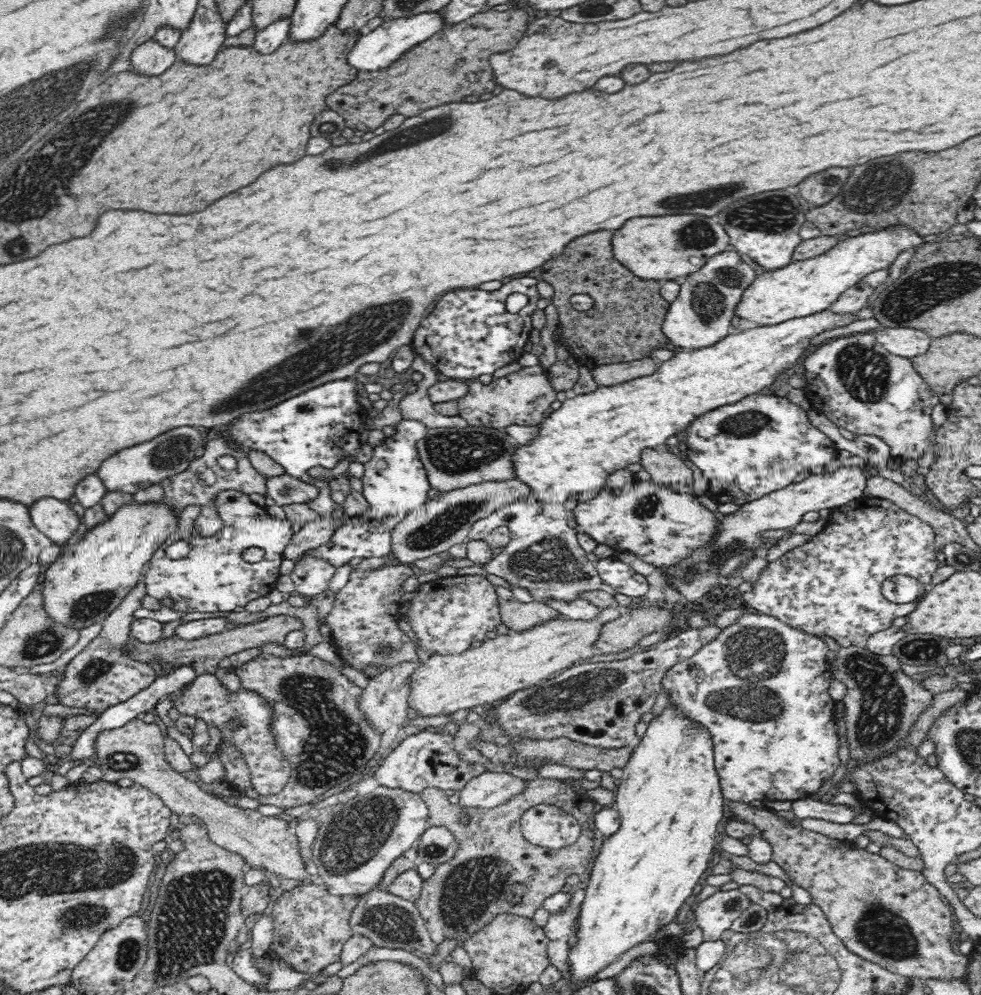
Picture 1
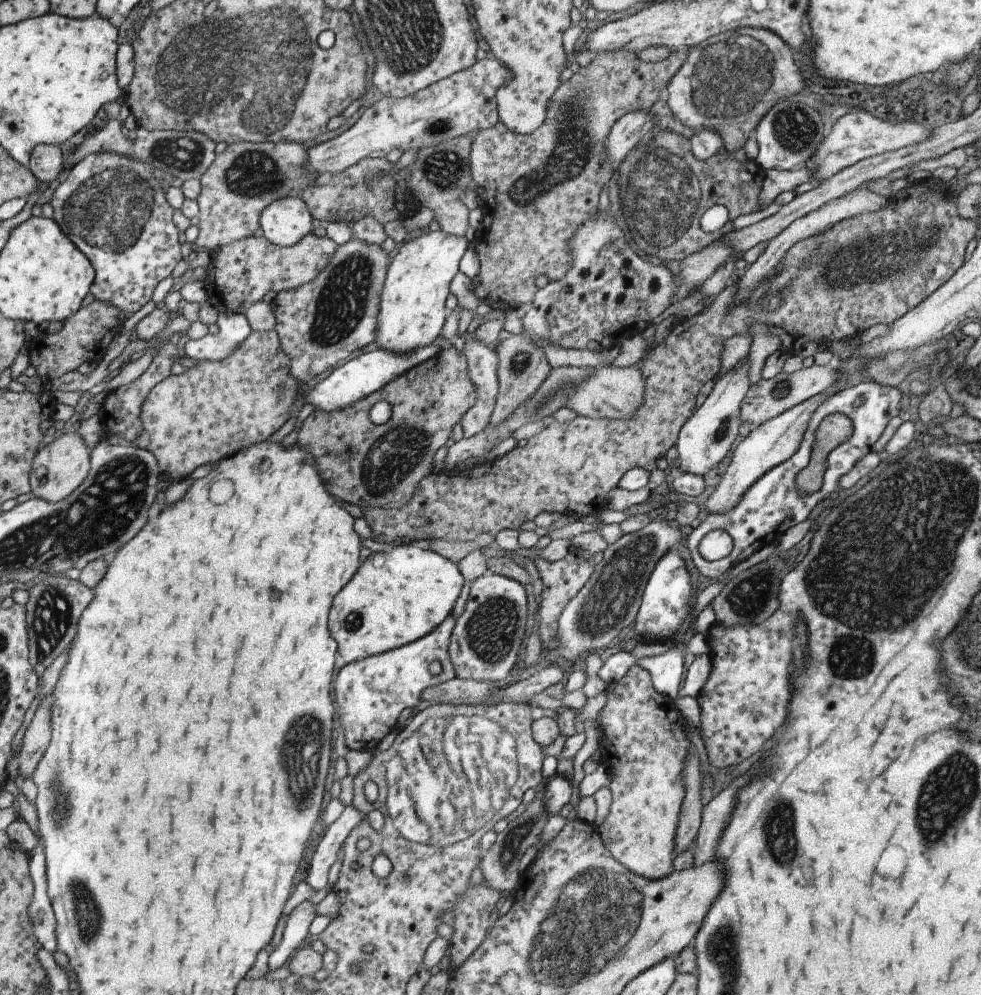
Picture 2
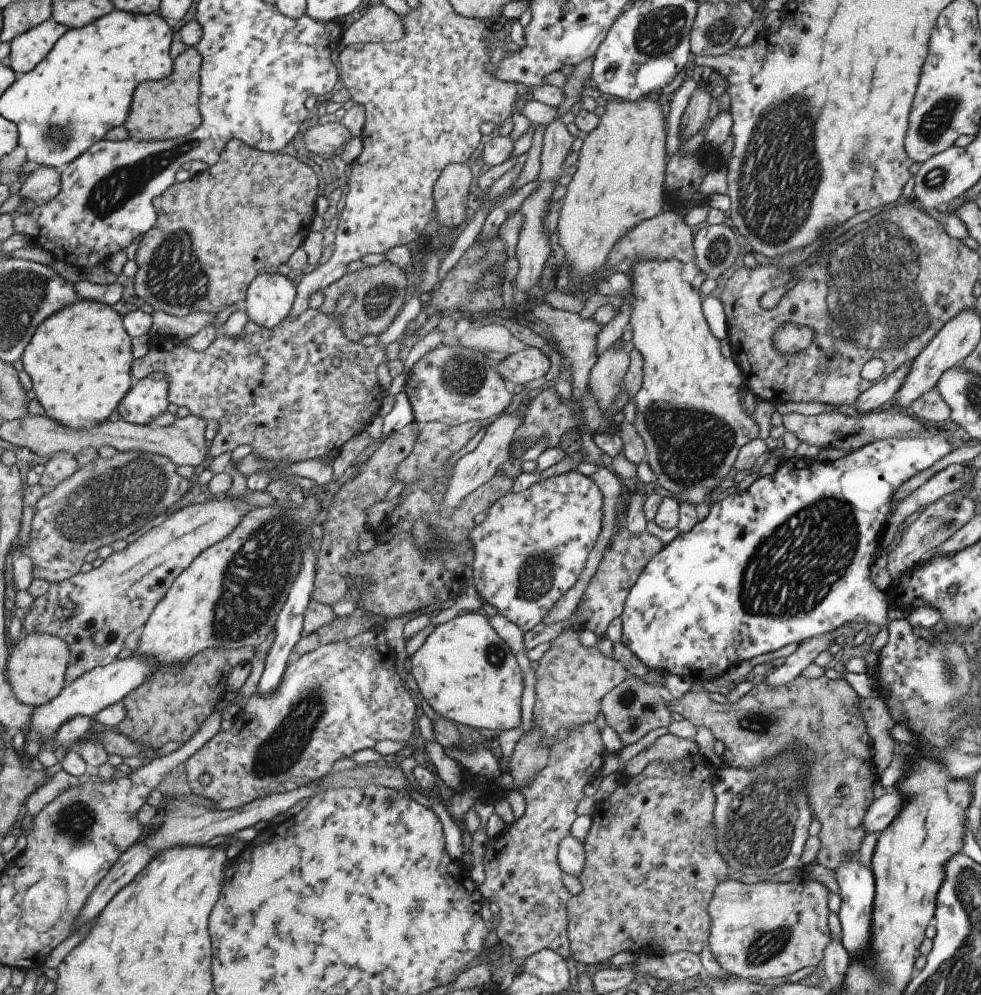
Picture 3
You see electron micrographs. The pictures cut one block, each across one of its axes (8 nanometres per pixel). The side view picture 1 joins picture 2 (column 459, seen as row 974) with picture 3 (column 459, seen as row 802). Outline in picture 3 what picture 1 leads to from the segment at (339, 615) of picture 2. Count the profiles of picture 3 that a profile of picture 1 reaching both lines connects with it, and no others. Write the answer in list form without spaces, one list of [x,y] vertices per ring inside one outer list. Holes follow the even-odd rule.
[[[464,612],[450,620],[435,625],[419,648],[409,658],[411,676],[421,694],[420,702],[430,715],[462,724],[464,727],[486,730],[515,728],[521,716],[519,700],[523,690],[522,674],[507,644],[489,625],[482,612]]]

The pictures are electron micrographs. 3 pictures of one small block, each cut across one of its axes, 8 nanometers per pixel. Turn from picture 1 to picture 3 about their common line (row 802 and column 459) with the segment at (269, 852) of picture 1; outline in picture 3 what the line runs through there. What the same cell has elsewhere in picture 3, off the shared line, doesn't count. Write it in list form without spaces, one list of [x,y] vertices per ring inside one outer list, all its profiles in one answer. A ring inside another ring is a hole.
[[[466,163],[448,164],[432,188],[435,220],[441,228],[459,226],[468,218],[466,205],[471,168]]]

